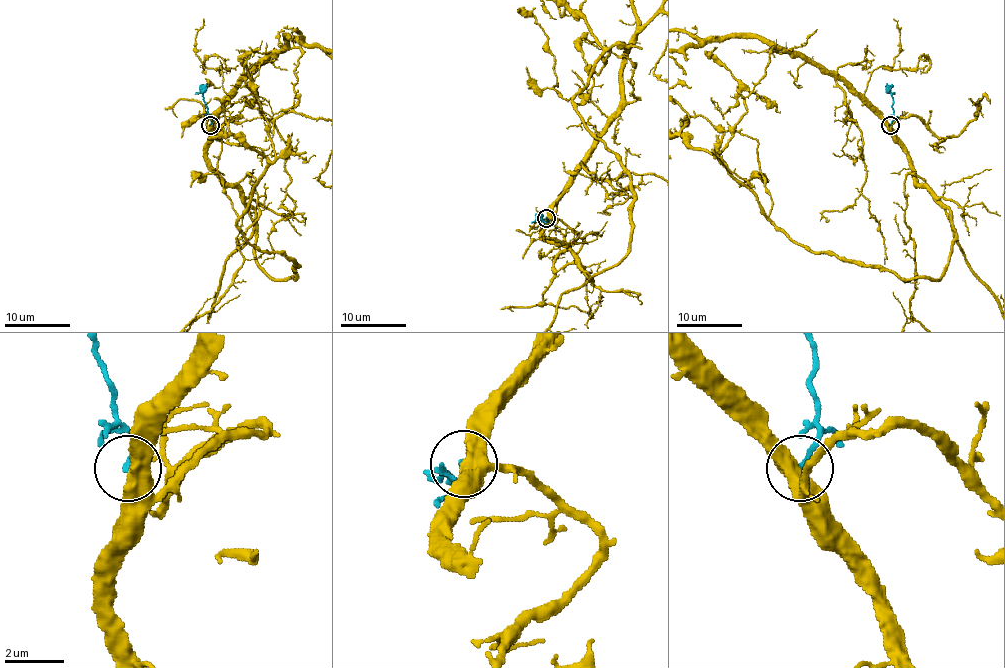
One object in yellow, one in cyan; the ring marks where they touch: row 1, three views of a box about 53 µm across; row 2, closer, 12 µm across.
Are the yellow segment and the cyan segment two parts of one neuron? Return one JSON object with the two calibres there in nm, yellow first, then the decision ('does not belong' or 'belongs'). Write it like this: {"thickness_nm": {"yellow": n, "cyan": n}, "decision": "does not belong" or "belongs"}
{"thickness_nm": {"yellow": 550, "cyan": 160}, "decision": "does not belong"}

